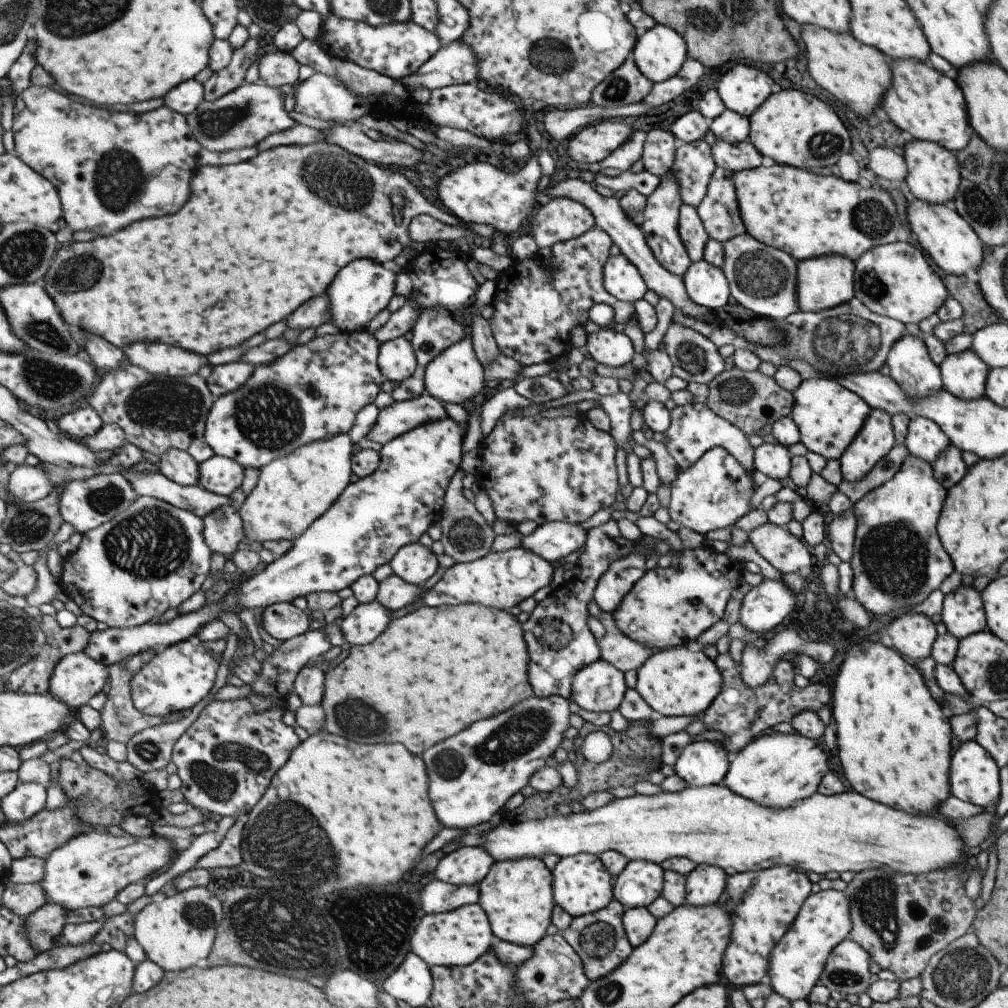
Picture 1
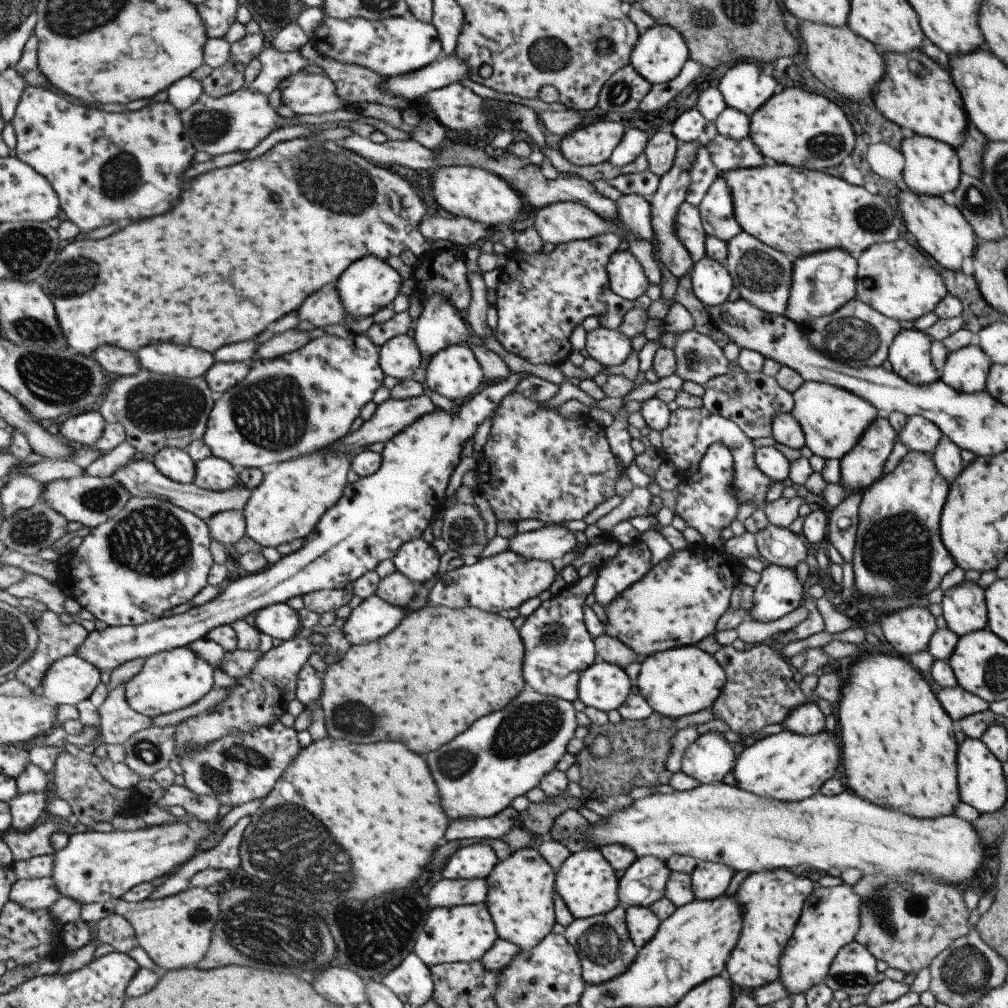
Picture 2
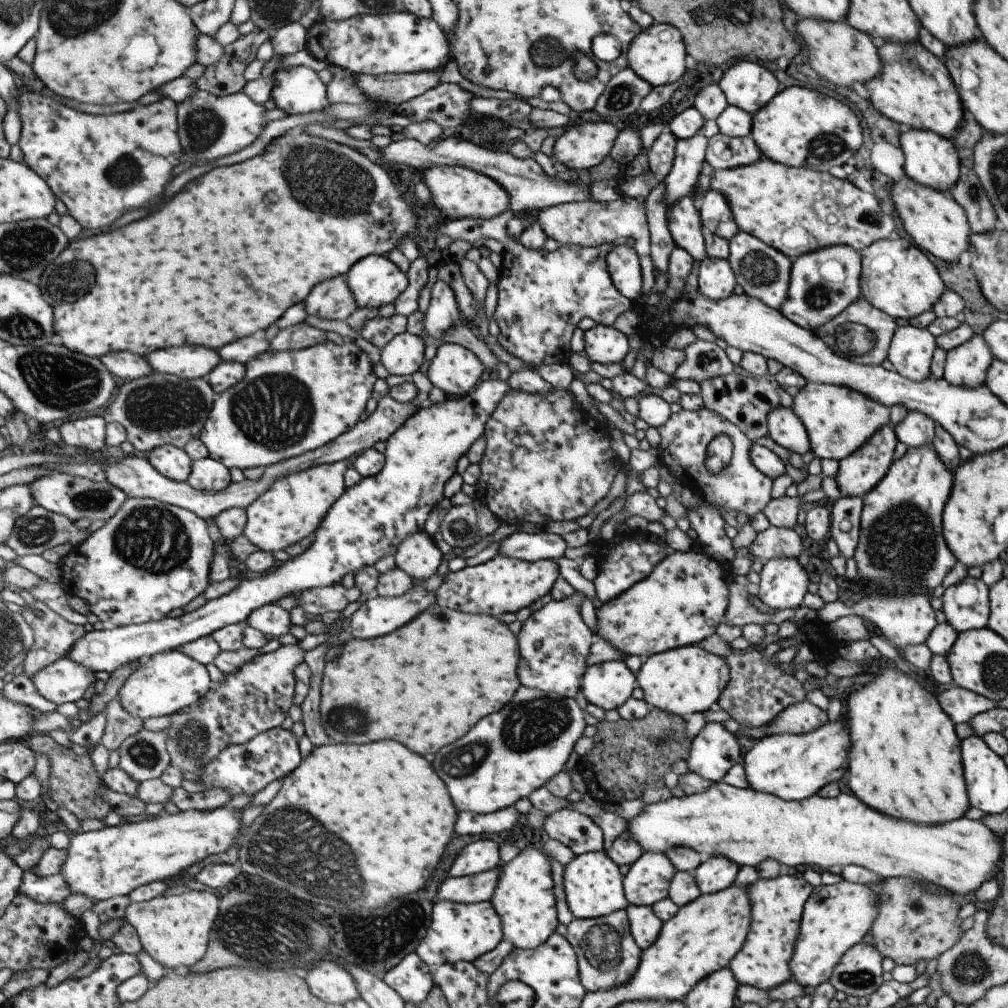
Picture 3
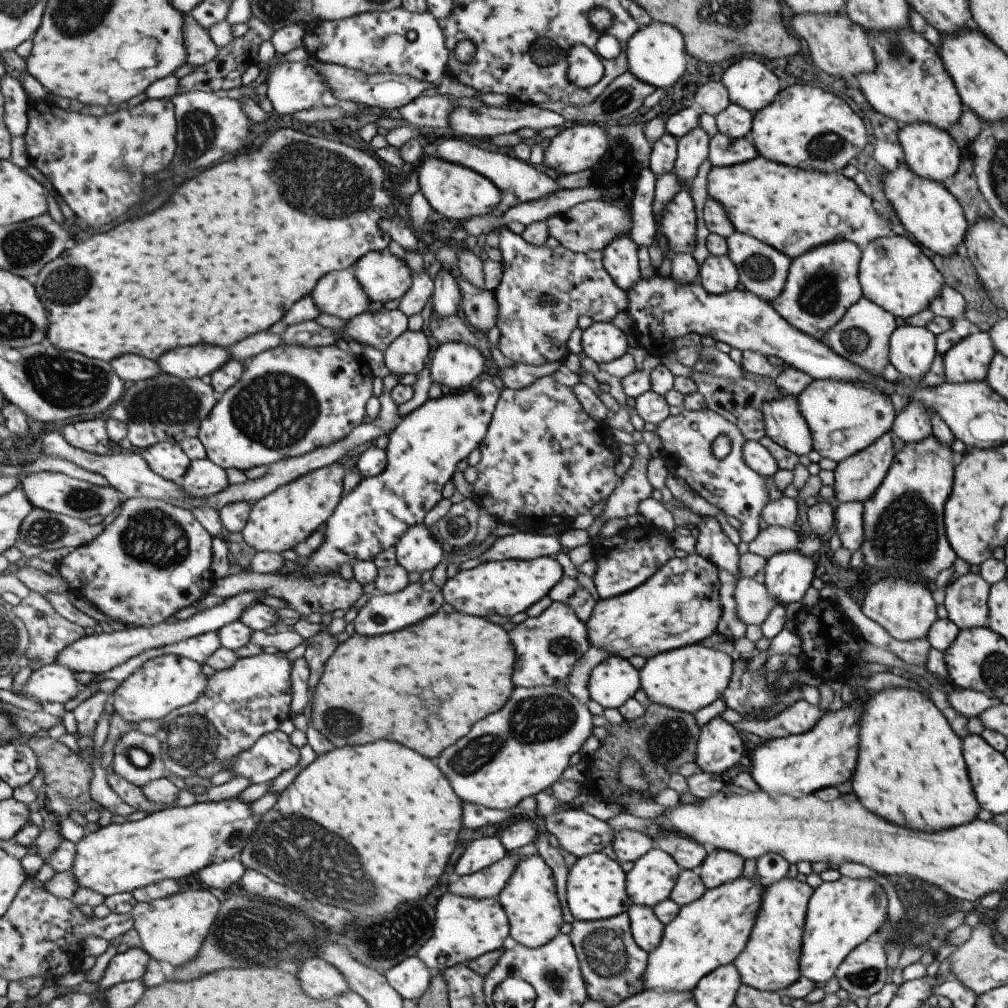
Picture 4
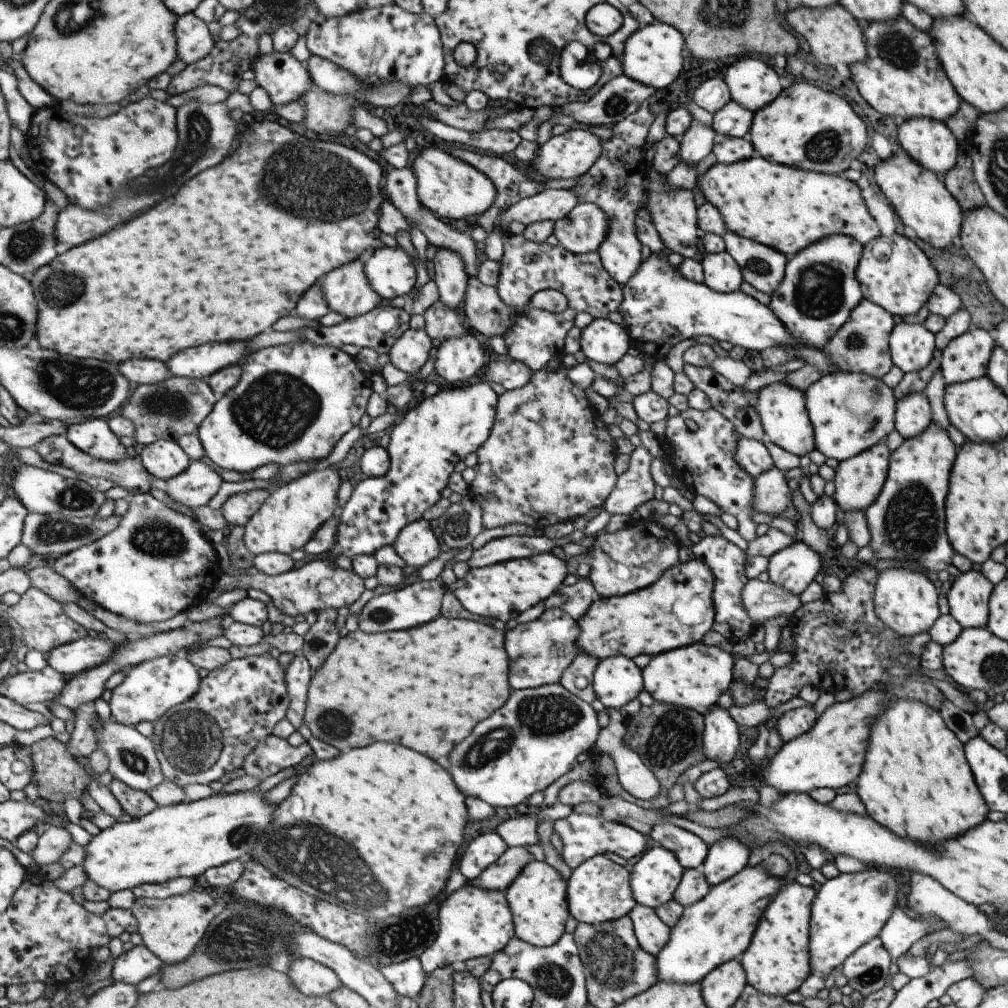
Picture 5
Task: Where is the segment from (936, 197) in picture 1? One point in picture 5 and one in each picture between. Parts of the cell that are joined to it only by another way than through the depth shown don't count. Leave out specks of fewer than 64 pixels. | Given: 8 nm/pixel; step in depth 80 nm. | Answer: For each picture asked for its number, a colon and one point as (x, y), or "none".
2: (931, 167)
3: (931, 161)
4: (930, 153)
5: (929, 143)

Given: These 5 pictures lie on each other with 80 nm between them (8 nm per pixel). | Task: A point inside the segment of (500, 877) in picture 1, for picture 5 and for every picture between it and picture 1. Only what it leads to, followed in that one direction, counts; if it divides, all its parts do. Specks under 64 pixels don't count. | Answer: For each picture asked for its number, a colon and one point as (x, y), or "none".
2: (520, 889)
3: (524, 901)
4: (529, 898)
5: (538, 899)

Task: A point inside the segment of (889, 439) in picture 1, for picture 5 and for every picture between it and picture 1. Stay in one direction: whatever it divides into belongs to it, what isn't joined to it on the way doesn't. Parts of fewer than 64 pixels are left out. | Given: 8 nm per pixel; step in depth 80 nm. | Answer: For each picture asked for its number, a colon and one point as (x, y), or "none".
2: (864, 464)
3: (860, 471)
4: (855, 478)
5: (857, 480)

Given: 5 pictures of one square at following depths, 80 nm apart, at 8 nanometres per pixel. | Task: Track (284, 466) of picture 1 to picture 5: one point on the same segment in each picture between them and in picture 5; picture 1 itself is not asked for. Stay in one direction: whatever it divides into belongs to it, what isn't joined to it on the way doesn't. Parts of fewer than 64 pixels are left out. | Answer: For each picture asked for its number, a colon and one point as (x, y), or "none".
2: (294, 496)
3: (293, 508)
4: (280, 521)
5: (290, 517)

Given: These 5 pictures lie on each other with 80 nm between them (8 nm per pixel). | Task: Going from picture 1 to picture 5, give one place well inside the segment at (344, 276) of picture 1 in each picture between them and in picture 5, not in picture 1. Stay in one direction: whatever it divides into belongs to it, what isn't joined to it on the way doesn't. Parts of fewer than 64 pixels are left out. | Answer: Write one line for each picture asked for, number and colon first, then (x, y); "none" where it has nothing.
2: (371, 284)
3: (376, 281)
4: (384, 277)
5: (392, 272)

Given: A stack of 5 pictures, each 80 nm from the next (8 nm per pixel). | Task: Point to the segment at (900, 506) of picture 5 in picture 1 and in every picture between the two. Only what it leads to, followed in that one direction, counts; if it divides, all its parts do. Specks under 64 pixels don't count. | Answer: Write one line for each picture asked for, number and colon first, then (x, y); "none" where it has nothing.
1: (897, 561)
2: (897, 550)
3: (900, 540)
4: (902, 521)

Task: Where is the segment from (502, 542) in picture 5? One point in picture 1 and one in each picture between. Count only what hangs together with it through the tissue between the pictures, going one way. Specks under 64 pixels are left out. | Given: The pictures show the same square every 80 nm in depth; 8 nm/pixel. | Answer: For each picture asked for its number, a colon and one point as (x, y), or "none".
1: (555, 540)
2: (550, 543)
3: (541, 545)
4: (524, 546)

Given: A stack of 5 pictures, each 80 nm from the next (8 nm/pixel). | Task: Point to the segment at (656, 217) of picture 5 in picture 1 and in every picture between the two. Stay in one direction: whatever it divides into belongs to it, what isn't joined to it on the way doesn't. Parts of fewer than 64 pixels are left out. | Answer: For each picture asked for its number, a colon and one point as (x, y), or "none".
1: (693, 237)
2: (687, 225)
3: (683, 223)
4: (677, 222)

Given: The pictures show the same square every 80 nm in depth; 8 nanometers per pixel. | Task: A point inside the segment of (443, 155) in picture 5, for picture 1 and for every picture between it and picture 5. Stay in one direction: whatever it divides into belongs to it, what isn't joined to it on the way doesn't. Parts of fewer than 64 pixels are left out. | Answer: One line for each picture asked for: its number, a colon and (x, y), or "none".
1: (477, 193)
2: (464, 191)
3: (458, 192)
4: (454, 191)

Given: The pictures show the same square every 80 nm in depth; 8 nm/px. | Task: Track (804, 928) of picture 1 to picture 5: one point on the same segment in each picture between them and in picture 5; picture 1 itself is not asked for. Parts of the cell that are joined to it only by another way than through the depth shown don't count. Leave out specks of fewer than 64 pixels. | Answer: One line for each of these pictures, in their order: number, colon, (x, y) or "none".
2: (829, 919)
3: (835, 917)
4: (840, 915)
5: (849, 909)

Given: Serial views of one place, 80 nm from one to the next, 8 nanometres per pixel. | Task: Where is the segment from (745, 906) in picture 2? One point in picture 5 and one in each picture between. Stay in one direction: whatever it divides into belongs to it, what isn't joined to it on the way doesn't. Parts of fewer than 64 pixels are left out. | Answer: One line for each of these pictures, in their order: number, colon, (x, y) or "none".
3: (776, 906)
4: (768, 962)
5: (776, 961)

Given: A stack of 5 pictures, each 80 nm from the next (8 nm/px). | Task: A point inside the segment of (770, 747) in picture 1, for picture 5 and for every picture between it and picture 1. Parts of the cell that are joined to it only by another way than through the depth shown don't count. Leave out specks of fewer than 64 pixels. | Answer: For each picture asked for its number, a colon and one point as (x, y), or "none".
2: (786, 766)
3: (791, 766)
4: (796, 765)
5: (830, 754)

